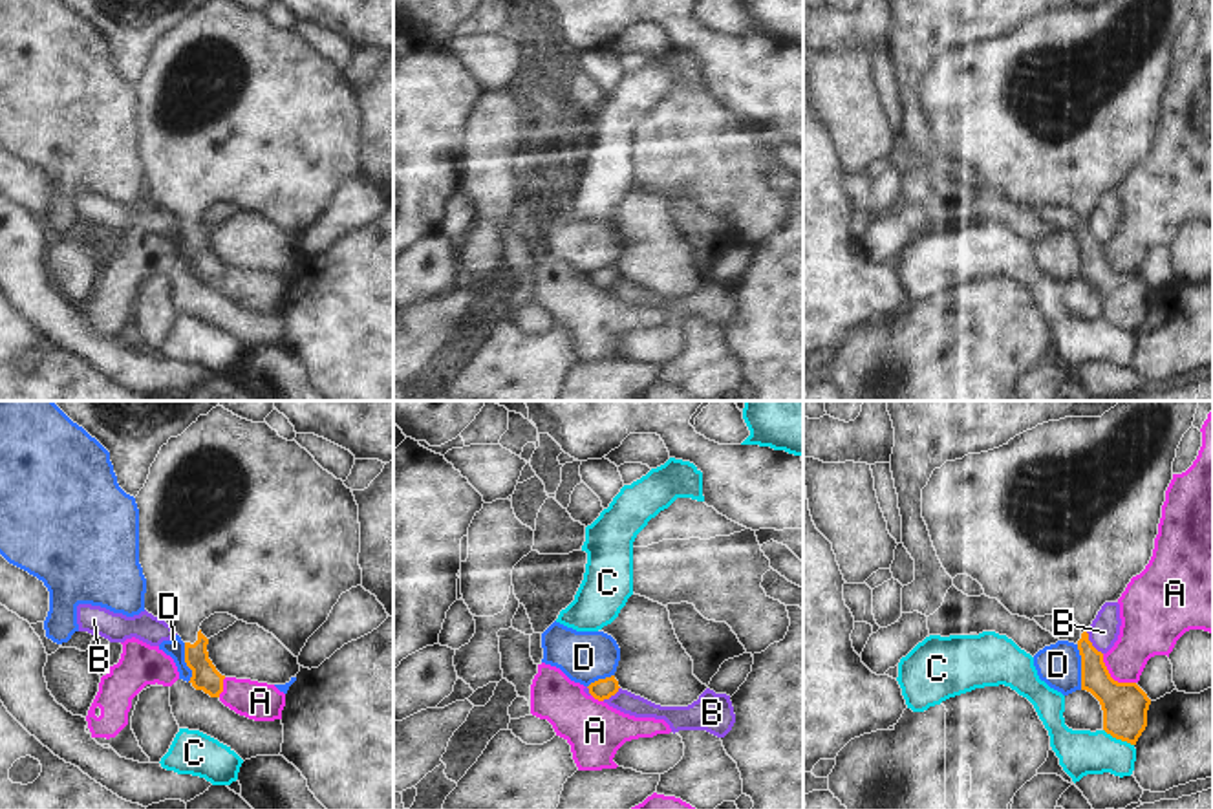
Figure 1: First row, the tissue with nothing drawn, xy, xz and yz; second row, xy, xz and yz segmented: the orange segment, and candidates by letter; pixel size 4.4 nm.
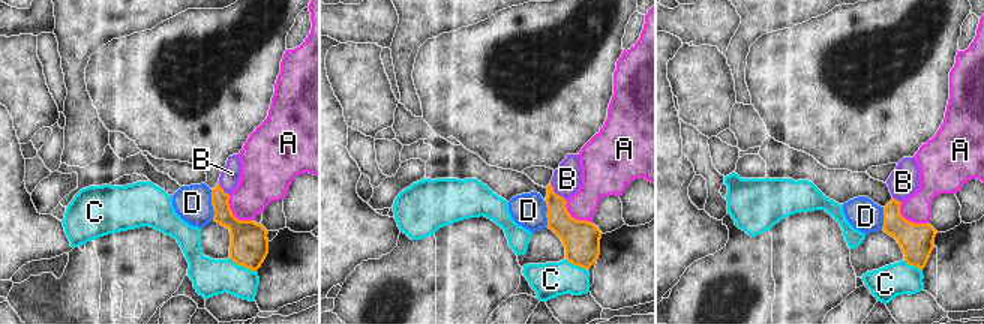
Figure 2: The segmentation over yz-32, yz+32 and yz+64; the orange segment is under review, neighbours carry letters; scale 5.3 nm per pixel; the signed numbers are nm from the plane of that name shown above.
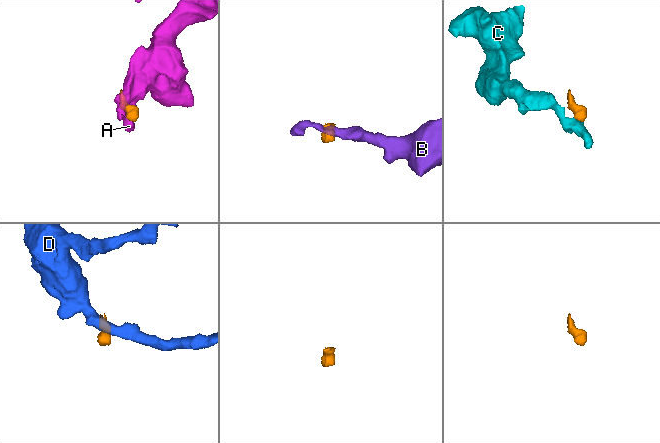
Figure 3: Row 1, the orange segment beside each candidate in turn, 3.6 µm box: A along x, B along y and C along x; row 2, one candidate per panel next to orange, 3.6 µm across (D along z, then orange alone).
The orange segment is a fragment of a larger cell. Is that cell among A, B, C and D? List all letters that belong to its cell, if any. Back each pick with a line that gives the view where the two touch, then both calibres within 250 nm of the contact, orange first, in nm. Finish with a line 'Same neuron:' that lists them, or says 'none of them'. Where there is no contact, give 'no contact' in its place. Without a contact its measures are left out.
Same neuron: none of them

